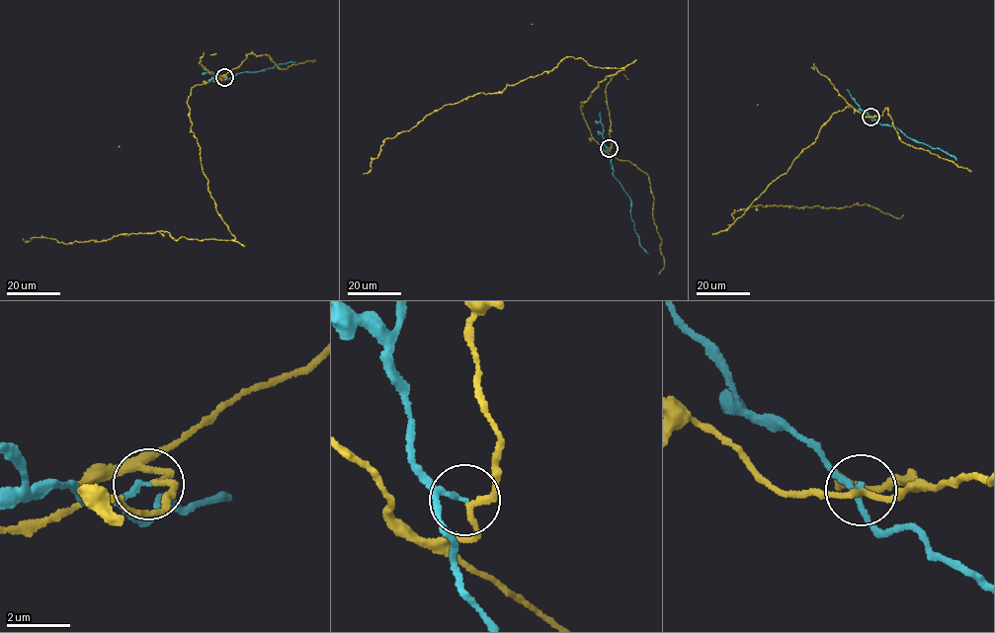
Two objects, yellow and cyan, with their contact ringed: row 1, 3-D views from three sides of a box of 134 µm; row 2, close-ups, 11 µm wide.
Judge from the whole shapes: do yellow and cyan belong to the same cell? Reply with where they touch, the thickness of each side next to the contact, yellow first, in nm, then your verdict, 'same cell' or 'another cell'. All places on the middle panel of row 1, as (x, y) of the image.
at (609, 148); 160 nm thick on the yellow side, 150 nm on the other; another cell

